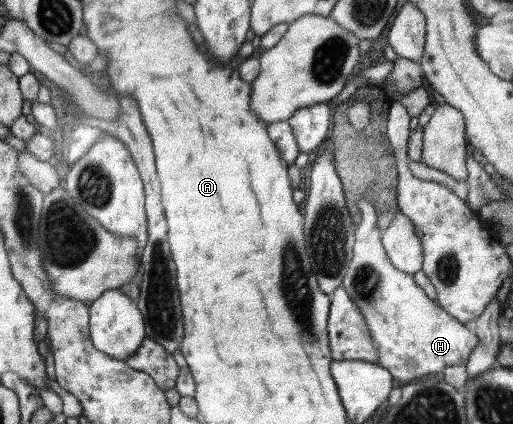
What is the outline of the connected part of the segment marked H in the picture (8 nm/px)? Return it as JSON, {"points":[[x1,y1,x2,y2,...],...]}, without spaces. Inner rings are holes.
{"points":[[361,199,357,205,361,211,362,220,355,230,352,258,342,285,351,301,355,301,355,306,371,331,374,347,378,350,378,364,391,372,394,379,404,384,418,380,429,373,440,376,445,367,466,365,473,349,478,345,477,334,446,313,436,301,427,297,424,290,415,284,414,275,399,271,391,263,381,241,383,235,378,227,375,207,365,199]]}

